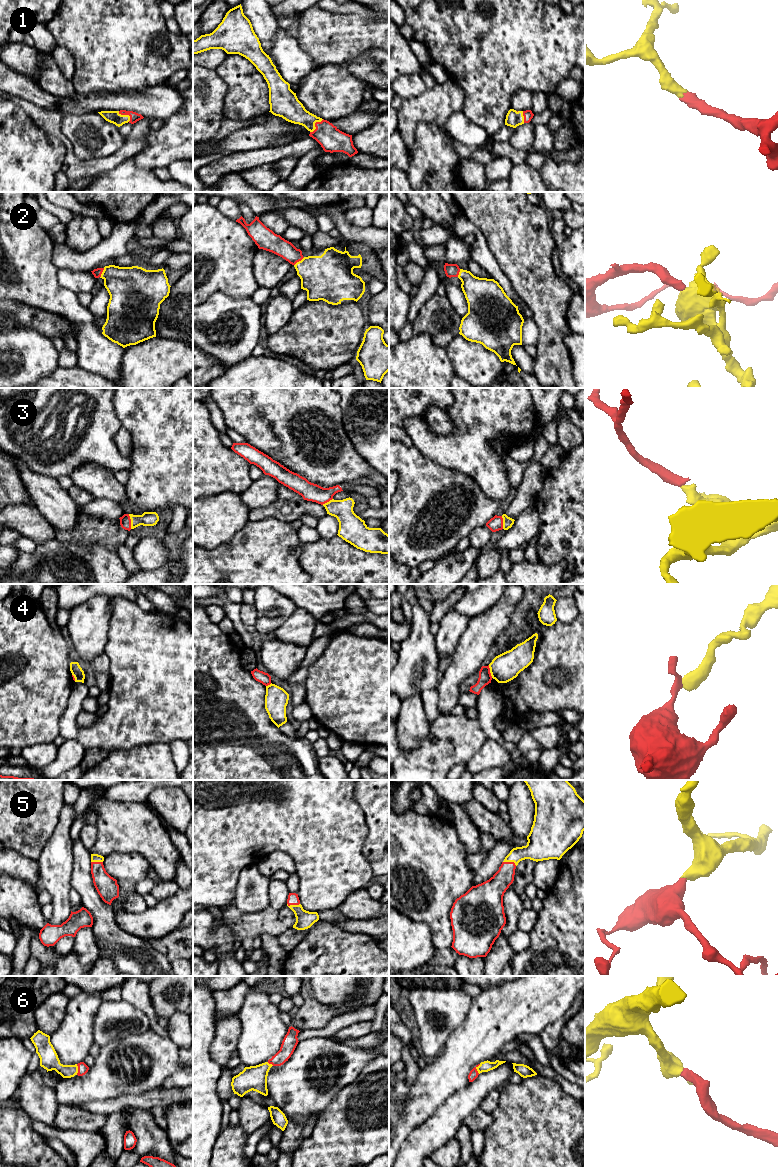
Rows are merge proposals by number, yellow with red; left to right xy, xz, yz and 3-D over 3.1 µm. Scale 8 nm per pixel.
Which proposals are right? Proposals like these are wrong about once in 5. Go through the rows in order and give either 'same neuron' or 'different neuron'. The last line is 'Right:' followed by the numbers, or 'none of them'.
1: same neuron
2: same neuron
3: same neuron
4: different neuron
5: same neuron
6: same neuron
Right: 1, 2, 3, 5, 6

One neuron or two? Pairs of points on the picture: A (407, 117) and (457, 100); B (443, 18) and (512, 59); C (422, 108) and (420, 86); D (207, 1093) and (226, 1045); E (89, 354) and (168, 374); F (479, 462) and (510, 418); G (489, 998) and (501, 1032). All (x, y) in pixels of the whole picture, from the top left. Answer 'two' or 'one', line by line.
A: one
B: one
C: two
D: two
E: two
F: one
G: one

